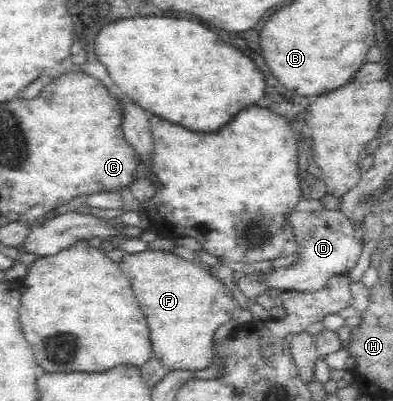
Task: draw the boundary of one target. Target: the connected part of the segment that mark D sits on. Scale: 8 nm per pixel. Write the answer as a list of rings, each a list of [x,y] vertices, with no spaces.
[[[326,210],[321,212],[296,211],[290,217],[297,244],[300,248],[299,260],[290,267],[276,271],[273,275],[264,274],[262,283],[266,290],[297,292],[317,292],[325,284],[328,276],[347,275],[359,262],[363,248],[364,229],[355,231],[348,217],[341,212]]]

